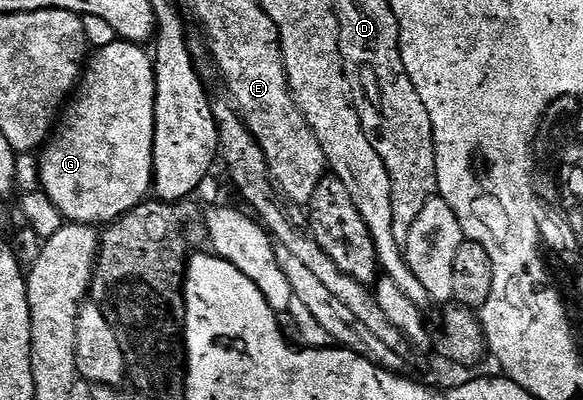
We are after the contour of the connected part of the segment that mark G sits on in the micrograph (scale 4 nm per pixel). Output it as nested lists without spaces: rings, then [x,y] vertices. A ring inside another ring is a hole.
[[[116,41],[108,47],[98,48],[90,56],[77,90],[54,128],[53,138],[38,156],[39,179],[43,182],[41,191],[68,223],[110,224],[144,202],[152,190],[155,165],[155,64],[152,56],[148,52],[146,55],[143,50],[140,44]]]

